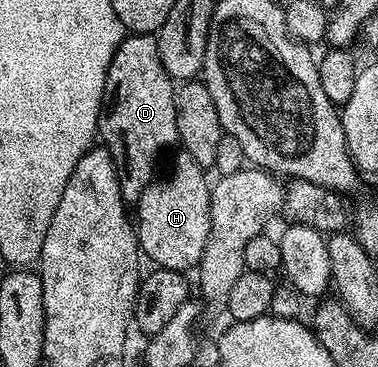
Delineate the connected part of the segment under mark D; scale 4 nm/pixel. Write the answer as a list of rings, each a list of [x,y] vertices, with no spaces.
[[[129,33],[118,44],[104,85],[98,138],[110,152],[125,203],[139,202],[144,189],[157,177],[156,161],[178,142],[174,79],[162,68],[156,34]]]

